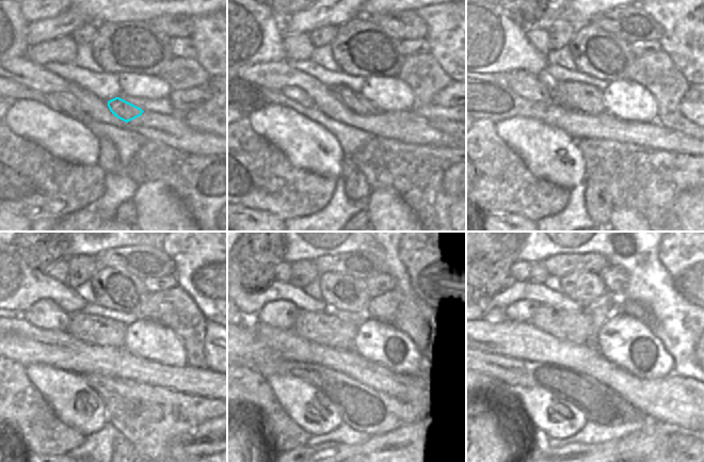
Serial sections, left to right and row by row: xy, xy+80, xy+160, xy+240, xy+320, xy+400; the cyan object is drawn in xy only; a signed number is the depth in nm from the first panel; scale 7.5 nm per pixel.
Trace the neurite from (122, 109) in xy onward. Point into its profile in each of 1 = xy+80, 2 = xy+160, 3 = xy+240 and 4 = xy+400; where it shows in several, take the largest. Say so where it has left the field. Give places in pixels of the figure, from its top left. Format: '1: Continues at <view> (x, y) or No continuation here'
1: Continues at xy+80 (356, 102)
2: Continues at xy+160 (586, 98)
3: Continues at xy+240 (98, 331)
4: Continues at xy+400 (565, 325).

